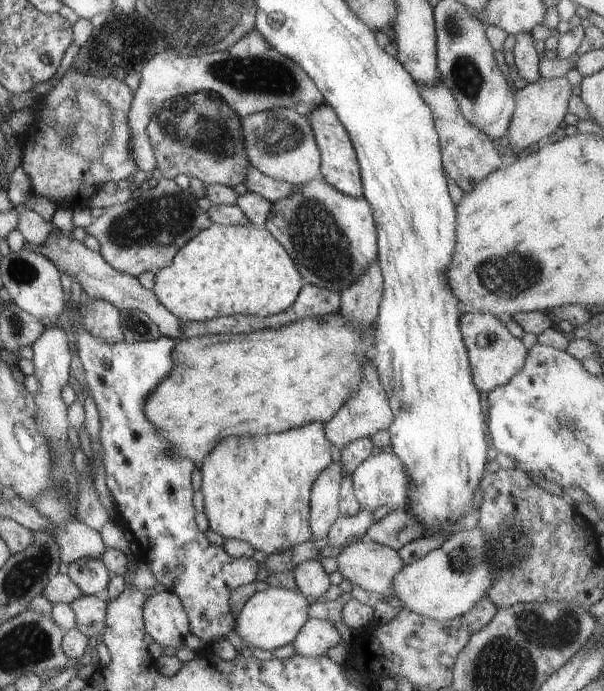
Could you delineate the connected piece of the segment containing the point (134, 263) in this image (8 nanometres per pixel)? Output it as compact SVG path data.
M162 178L136 189L127 202L103 209L101 216L85 228L86 234L100 242L100 256L118 272L135 277L148 271L157 273L172 264L172 259L185 243L212 226L208 211L200 208L198 199L191 190L183 190L173 179Z

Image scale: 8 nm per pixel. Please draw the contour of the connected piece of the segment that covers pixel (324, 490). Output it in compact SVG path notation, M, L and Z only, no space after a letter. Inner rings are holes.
M338 462L328 464L313 482L310 503L310 530L313 539L324 538L339 513L339 494L343 469Z

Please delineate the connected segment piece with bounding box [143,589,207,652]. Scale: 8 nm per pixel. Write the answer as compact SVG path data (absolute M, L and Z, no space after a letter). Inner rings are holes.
M169 590L157 592L147 598L143 610L145 632L163 647L188 646L202 652L207 642L190 630L190 619L180 598Z

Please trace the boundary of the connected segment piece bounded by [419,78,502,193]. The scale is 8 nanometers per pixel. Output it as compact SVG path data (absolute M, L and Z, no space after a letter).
M439 78L438 84L432 84L432 86L420 84L419 91L420 96L432 111L434 124L438 131L445 173L456 181L464 193L472 192L480 180L484 180L490 172L494 172L502 166L502 156L496 150L496 142L464 118L456 99L452 96L452 92L446 88L442 78Z

